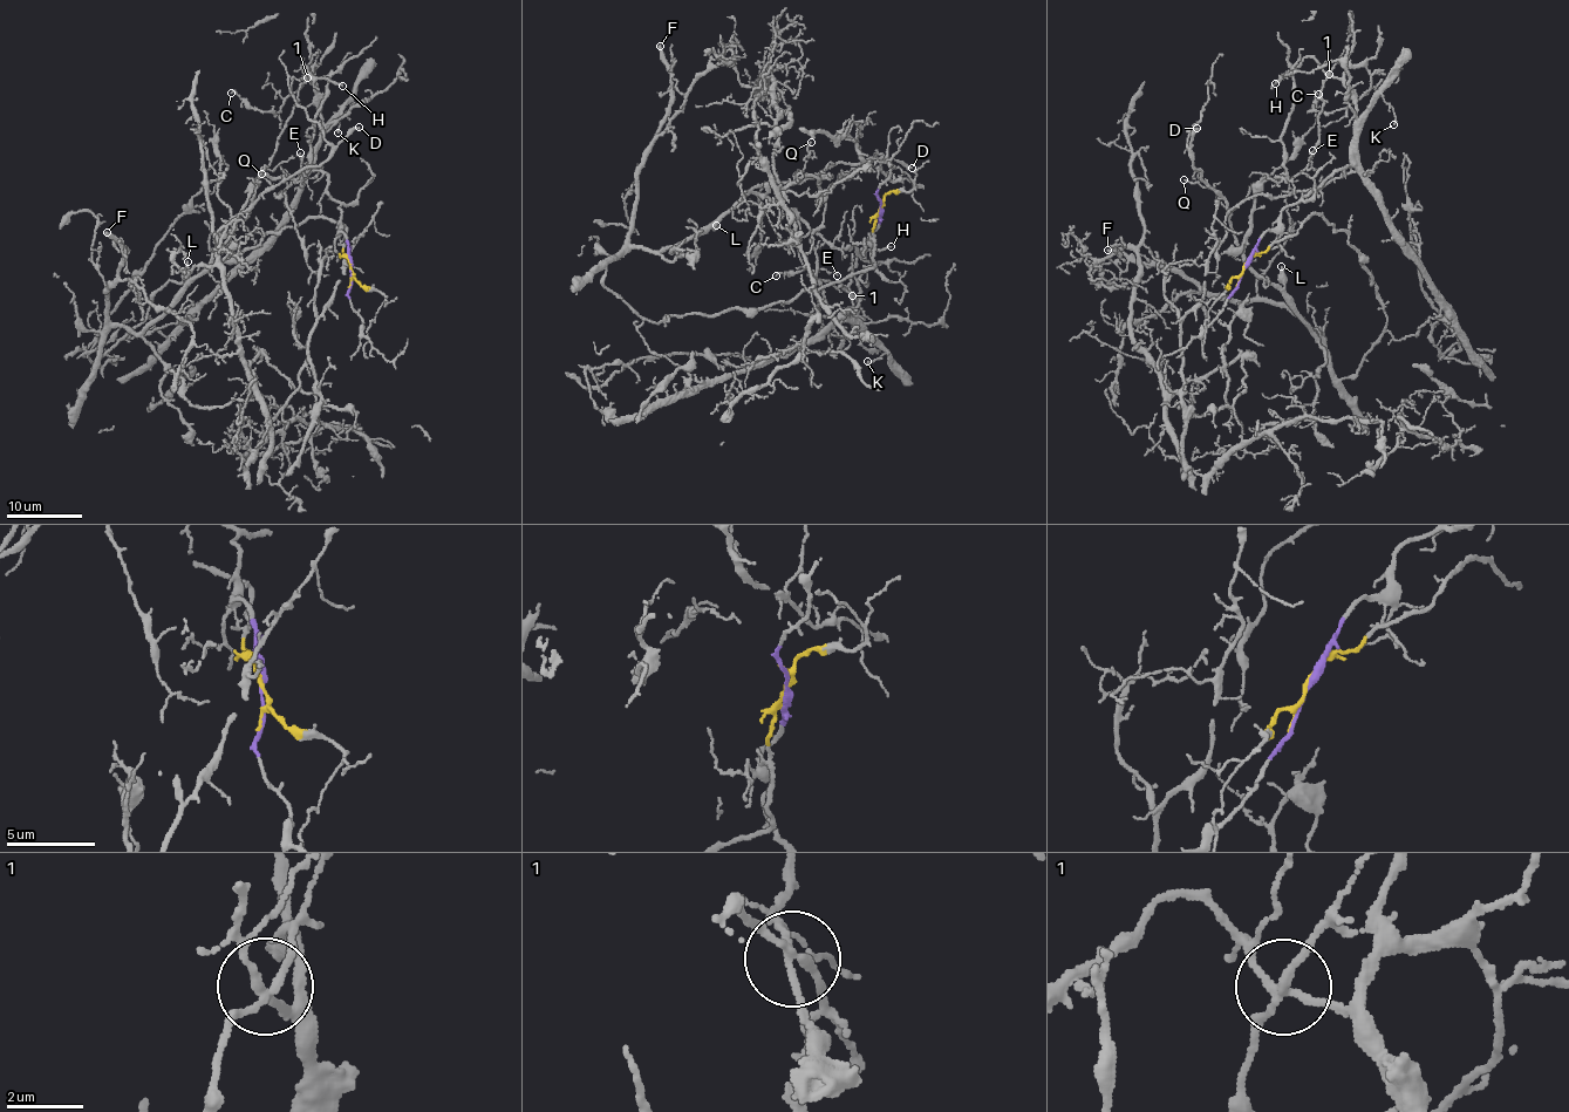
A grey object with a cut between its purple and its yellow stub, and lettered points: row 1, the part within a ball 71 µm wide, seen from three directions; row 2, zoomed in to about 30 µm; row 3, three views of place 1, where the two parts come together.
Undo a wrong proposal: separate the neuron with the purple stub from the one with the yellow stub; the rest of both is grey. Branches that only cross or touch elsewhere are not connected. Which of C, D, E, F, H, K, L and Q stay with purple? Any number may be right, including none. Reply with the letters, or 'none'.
C, H, K

